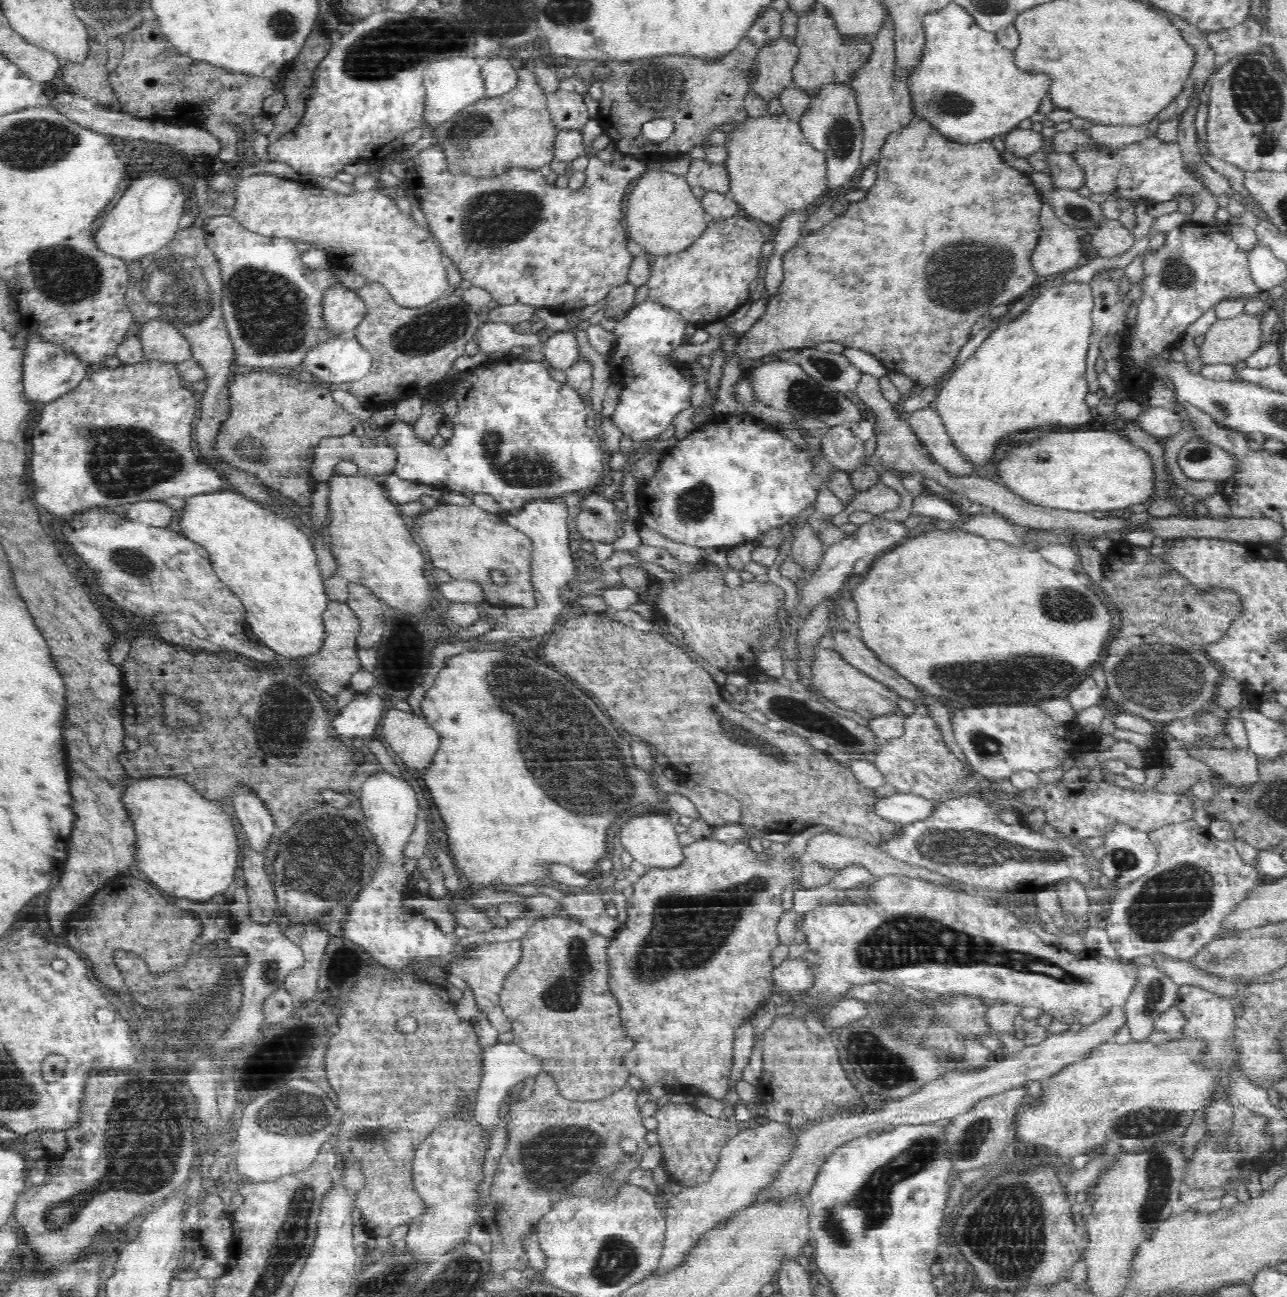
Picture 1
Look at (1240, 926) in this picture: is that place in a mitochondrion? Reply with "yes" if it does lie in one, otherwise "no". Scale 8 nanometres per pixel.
no

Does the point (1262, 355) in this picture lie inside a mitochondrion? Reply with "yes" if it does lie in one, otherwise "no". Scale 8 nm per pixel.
no

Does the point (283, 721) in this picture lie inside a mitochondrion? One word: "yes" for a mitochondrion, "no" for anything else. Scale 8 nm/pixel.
yes

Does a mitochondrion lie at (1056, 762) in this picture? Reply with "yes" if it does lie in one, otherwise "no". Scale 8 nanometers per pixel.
no

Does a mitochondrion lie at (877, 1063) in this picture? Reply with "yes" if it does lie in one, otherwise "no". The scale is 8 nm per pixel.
yes

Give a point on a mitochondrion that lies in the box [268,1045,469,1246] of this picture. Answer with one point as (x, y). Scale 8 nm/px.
(370, 1139)

